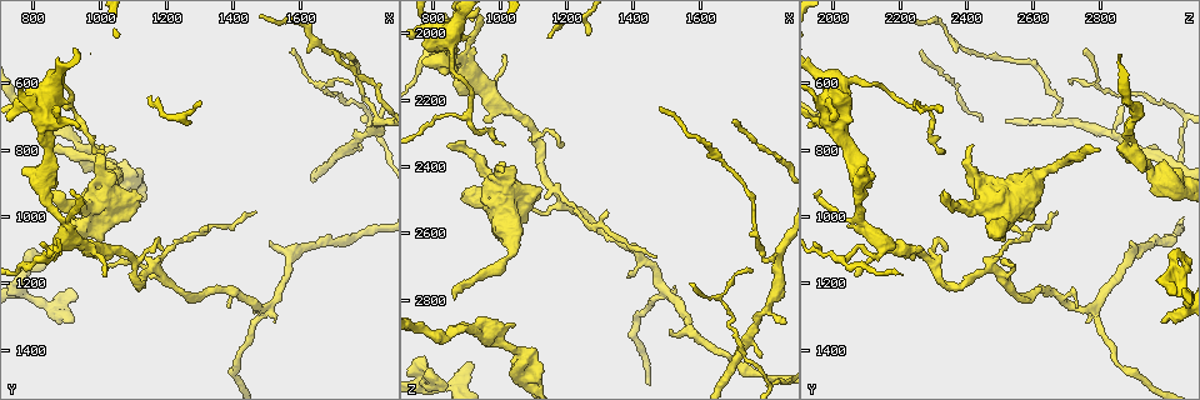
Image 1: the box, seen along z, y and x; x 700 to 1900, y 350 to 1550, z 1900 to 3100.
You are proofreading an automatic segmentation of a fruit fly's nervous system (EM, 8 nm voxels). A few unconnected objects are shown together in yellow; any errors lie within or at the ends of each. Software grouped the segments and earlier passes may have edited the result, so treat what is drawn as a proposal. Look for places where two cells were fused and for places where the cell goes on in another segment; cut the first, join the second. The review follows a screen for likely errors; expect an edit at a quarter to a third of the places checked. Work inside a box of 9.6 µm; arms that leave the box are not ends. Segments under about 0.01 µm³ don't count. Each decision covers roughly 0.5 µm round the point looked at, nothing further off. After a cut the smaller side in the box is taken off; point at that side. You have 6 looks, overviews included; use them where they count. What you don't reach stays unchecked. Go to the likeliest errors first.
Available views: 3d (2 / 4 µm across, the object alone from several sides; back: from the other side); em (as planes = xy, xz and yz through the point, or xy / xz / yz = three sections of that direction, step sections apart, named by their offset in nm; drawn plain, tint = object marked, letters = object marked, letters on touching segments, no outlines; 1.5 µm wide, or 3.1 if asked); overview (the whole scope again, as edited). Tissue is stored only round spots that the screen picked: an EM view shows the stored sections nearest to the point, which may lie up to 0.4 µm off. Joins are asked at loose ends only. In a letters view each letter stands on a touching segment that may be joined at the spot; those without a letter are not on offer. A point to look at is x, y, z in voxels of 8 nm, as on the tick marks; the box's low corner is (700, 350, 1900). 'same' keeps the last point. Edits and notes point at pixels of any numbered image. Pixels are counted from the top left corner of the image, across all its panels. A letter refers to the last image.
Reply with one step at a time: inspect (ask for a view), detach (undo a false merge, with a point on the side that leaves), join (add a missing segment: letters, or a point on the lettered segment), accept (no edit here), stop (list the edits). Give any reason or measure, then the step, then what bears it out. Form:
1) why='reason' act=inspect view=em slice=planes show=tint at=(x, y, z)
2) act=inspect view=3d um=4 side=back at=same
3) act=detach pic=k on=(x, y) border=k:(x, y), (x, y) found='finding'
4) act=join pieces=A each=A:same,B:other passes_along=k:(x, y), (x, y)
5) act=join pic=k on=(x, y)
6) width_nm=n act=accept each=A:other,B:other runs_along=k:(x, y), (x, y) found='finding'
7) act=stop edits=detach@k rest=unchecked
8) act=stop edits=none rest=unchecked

why='long arm stops here' act=inspect view=3d um=2 at=(860, 800, 2790)

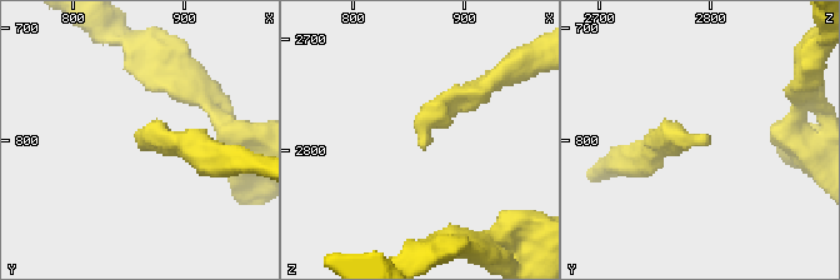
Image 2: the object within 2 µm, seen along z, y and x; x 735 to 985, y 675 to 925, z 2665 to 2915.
why='shape alone is not enough' act=inspect view=em slice=planes show=letters at=(860, 804, 2798)

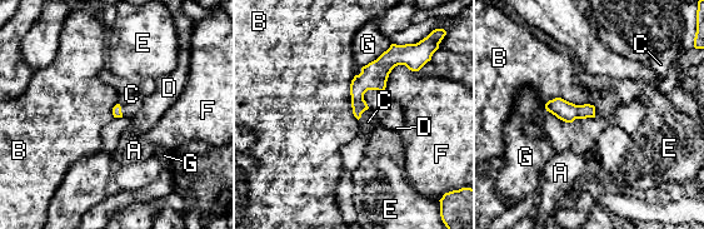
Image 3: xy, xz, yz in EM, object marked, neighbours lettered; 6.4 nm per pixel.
longest_contact=B:340nm act=join pic=3 on=(131, 94) each=A:other,B:other,C:same,D:other,E:other,F:other,G:other found='it goes on there'

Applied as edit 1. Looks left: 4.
why='redraw' act=inspect view=overview

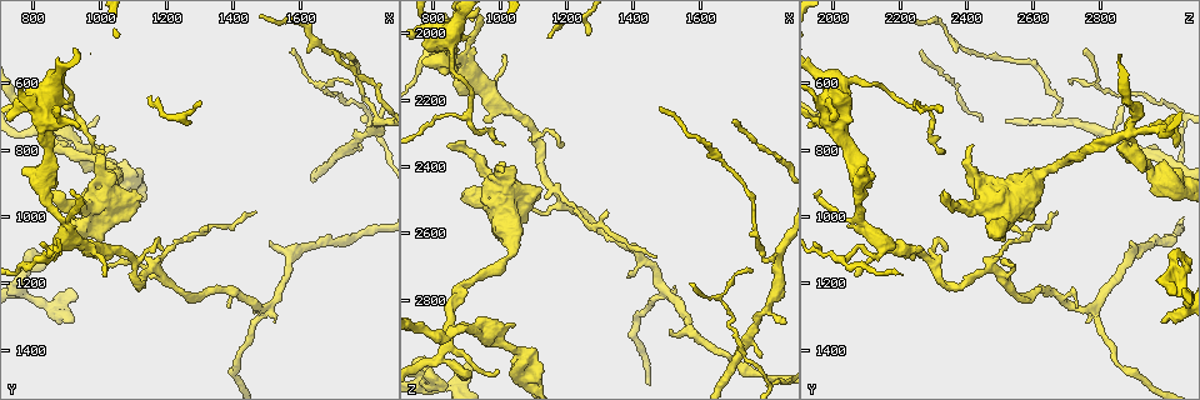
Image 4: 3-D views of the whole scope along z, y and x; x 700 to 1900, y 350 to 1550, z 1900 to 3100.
why='abrupt turn' act=inspect view=em slice=planes show=tint at=(1120, 1220, 2370)

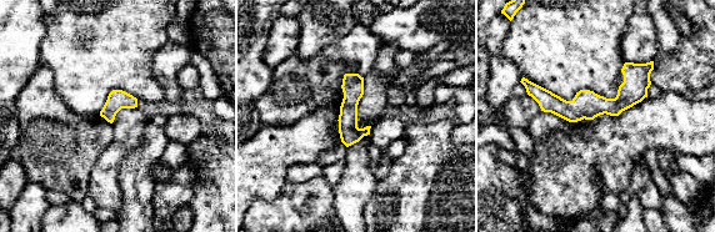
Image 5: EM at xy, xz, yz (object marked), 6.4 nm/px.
act=inspect view=em slice=planes show=letters at=same

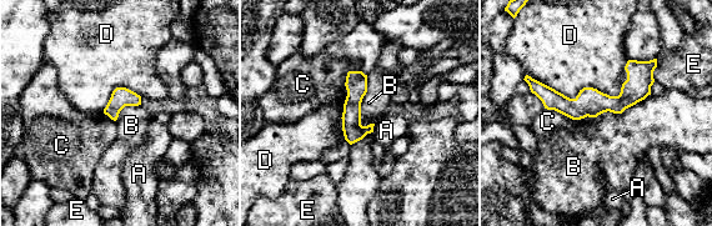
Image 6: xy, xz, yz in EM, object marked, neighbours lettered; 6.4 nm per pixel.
act=accept each=A:other,B:other,C:other,D:other,E:other border=6:(650, 94), (621, 112), (576, 120) found='one cell here'

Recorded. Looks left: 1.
act=stop edits=join@3 rest=unchecked

